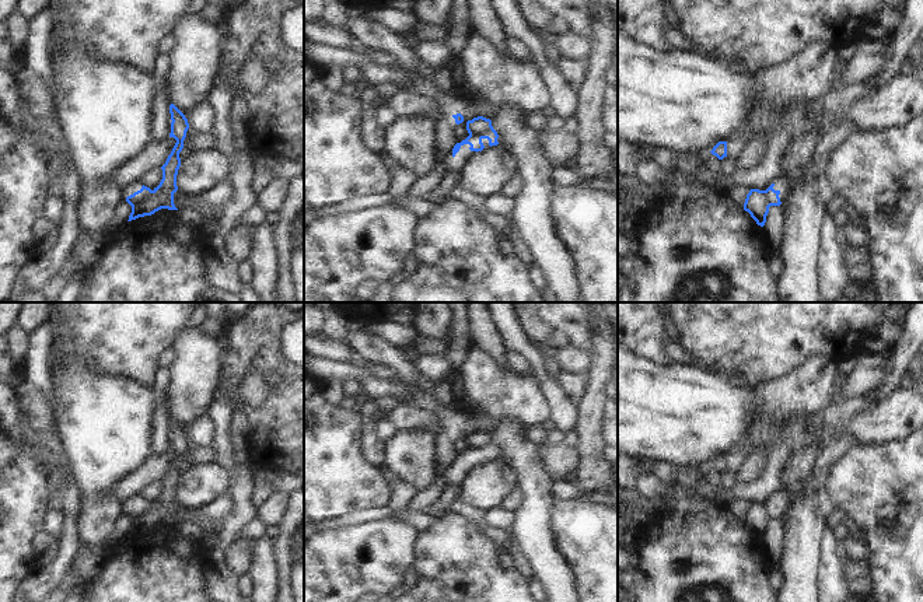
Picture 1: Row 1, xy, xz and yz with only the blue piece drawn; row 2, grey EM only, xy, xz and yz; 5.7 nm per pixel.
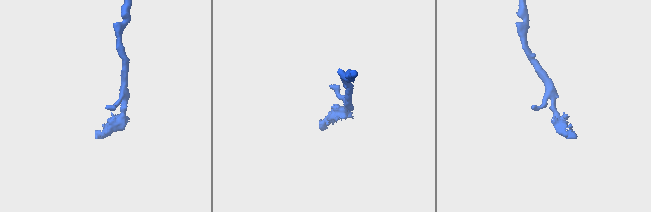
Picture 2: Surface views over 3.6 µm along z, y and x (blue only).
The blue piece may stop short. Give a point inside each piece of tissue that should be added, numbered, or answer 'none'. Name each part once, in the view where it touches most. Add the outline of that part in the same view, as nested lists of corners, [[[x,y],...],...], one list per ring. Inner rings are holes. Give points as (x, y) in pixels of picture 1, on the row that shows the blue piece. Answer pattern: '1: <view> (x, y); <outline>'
none

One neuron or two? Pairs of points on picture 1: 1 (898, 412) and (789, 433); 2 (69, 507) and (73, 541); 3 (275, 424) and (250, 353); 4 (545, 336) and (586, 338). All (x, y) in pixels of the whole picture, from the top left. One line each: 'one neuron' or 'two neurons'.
1: one neuron
2: one neuron
3: one neuron
4: one neuron

